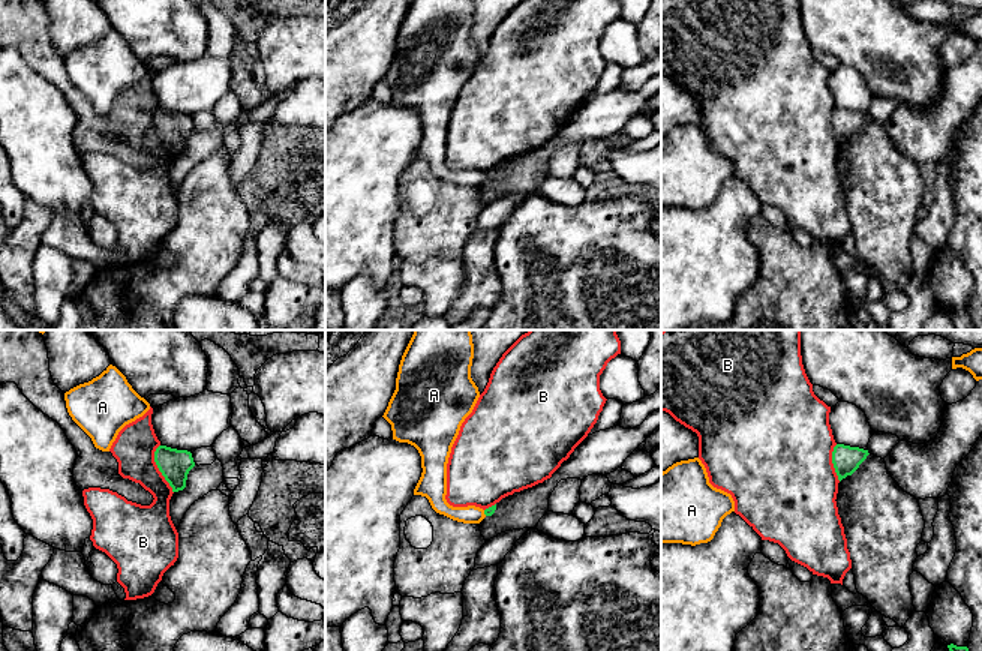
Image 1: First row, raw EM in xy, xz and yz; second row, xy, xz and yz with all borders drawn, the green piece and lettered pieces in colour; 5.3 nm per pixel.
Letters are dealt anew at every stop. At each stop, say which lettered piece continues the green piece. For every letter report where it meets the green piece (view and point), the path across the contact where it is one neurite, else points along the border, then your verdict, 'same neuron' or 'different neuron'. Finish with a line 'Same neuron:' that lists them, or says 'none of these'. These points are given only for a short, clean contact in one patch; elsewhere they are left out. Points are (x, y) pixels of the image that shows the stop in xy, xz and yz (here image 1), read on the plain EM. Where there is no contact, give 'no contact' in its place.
A: xz (485, 177) | along xz (483, 174), (486, 179) | different neuron
B: xy (158, 131) | along xy (159, 108), (155, 116), (155, 128), (173, 156) | different neuron
Same neuron: none of these

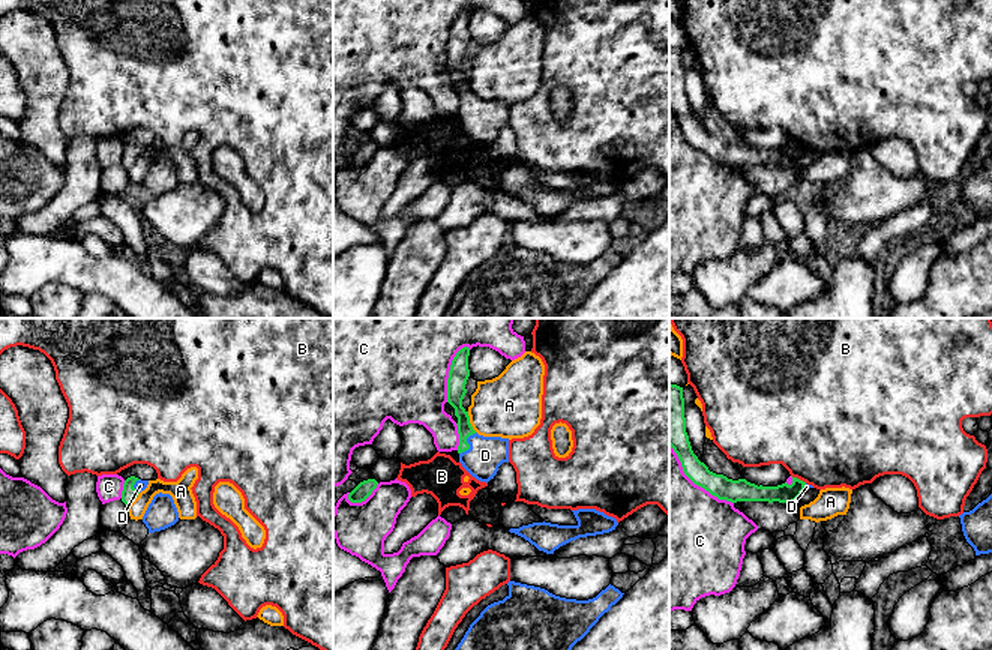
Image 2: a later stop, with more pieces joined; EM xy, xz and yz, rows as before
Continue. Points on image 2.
A: xz (468, 86) | different neuron
B: yz (799, 143) | different neuron
C: yz (695, 147) | different neuron
D: xz (467, 107) | across xz (455, 62), (462, 80), (467, 107), (479, 119), (485, 119) | same neuron
Same neuron: D

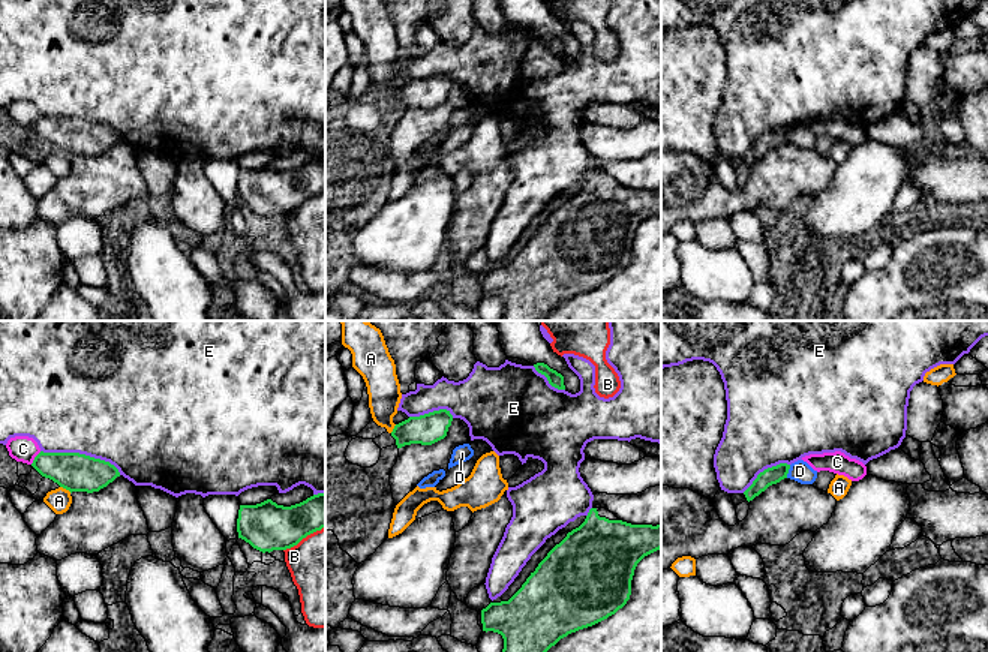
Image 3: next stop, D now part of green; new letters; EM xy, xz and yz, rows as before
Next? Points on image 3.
A: xy (66, 153) | along xy (60, 150), (71, 156) | different neuron
B: xy (303, 201) | different neuron
C: xy (35, 122) | different neuron
D: yz (787, 135) | along yz (790, 129), (786, 141) | different neuron
E: xy (81, 119) | different neuron
Same neuron: none of these

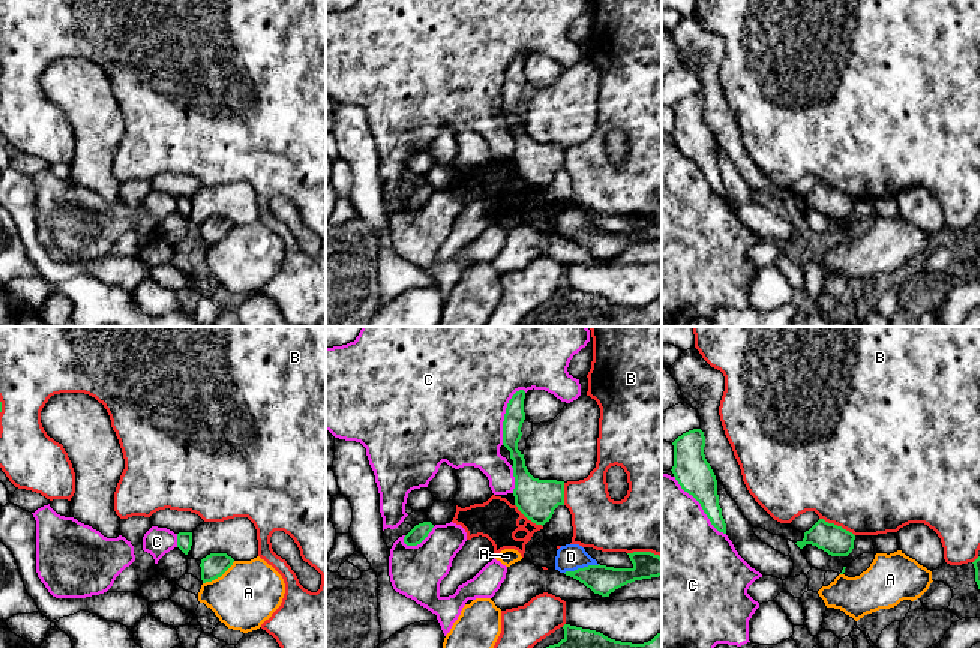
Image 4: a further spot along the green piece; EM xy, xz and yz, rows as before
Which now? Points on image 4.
A: xy (218, 240) | different neuron
B: yz (836, 189) | different neuron
C: yz (701, 170) | different neuron
D: xz (581, 233) | different neuron
Same neuron: none of these

